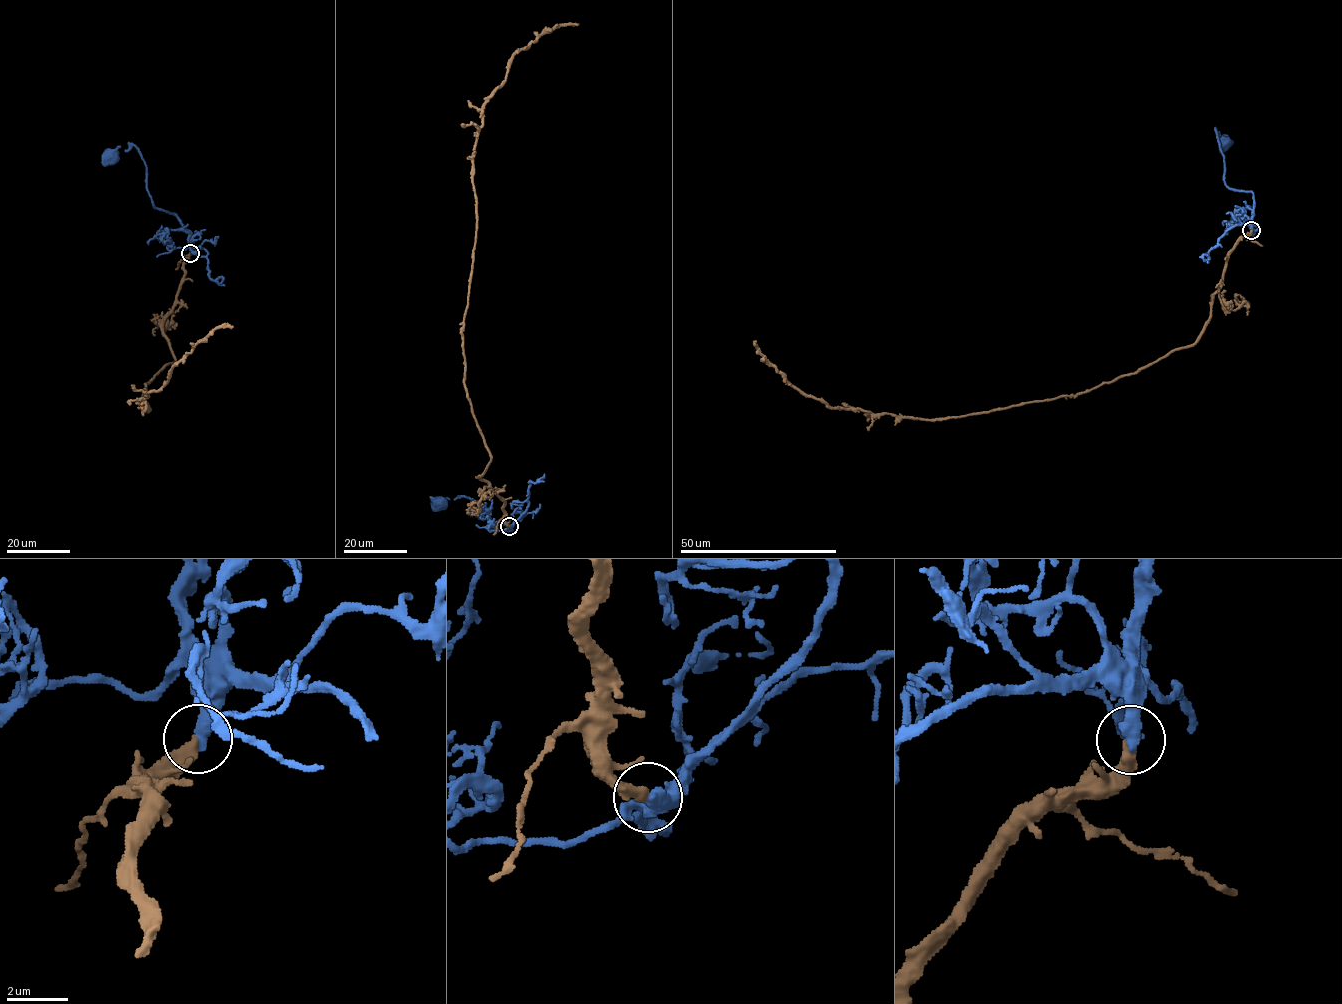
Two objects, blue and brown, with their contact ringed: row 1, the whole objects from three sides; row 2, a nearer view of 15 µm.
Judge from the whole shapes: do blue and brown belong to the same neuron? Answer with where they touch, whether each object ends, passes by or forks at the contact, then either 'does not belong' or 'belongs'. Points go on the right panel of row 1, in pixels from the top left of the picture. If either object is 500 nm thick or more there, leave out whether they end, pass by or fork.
(1251, 230) | belongs

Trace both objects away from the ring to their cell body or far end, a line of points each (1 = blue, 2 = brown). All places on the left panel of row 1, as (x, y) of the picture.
1: (190, 254), (191, 233), (174, 214), (152, 203), (140, 151), (133, 145), (127, 150), (117, 147), (109, 157)
2: (190, 254), (162, 325), (175, 361), (146, 383), (143, 409), (146, 393), (199, 342), (232, 327)

